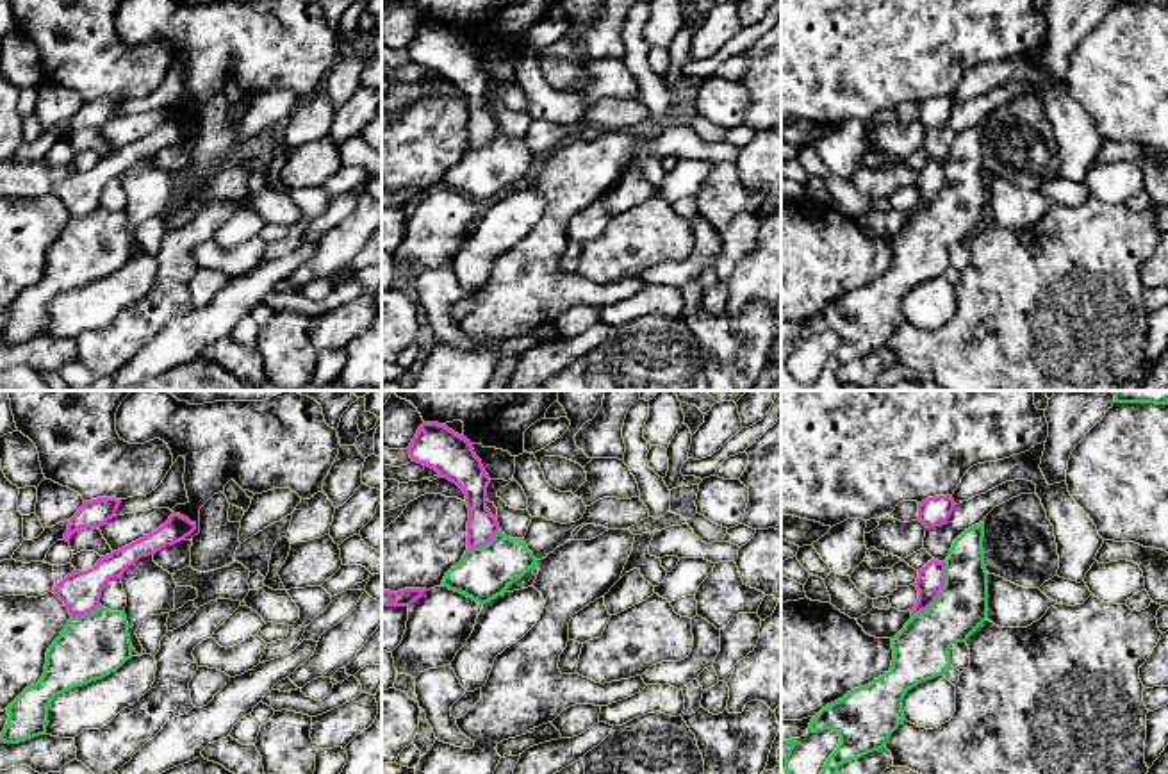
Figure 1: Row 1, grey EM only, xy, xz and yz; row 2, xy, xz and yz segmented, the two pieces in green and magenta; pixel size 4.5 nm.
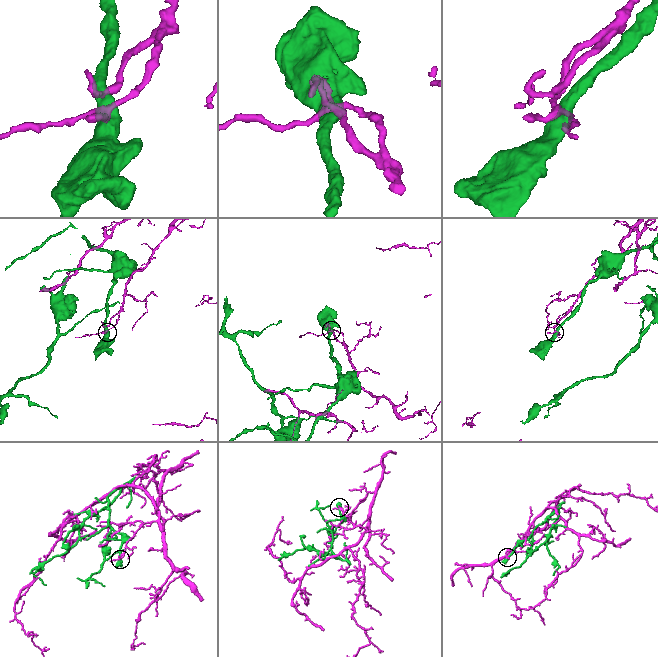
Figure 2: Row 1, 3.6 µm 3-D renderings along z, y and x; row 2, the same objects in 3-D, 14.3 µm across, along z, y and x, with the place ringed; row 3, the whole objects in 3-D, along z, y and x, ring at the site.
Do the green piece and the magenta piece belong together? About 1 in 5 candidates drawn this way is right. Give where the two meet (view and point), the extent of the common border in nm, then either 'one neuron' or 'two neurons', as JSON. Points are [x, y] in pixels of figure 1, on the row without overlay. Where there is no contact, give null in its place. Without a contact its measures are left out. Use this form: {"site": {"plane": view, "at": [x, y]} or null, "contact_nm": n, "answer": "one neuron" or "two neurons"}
{"site": {"plane": "yz", "at": [940, 193]}, "contact_nm": 280, "answer": "two neurons"}

